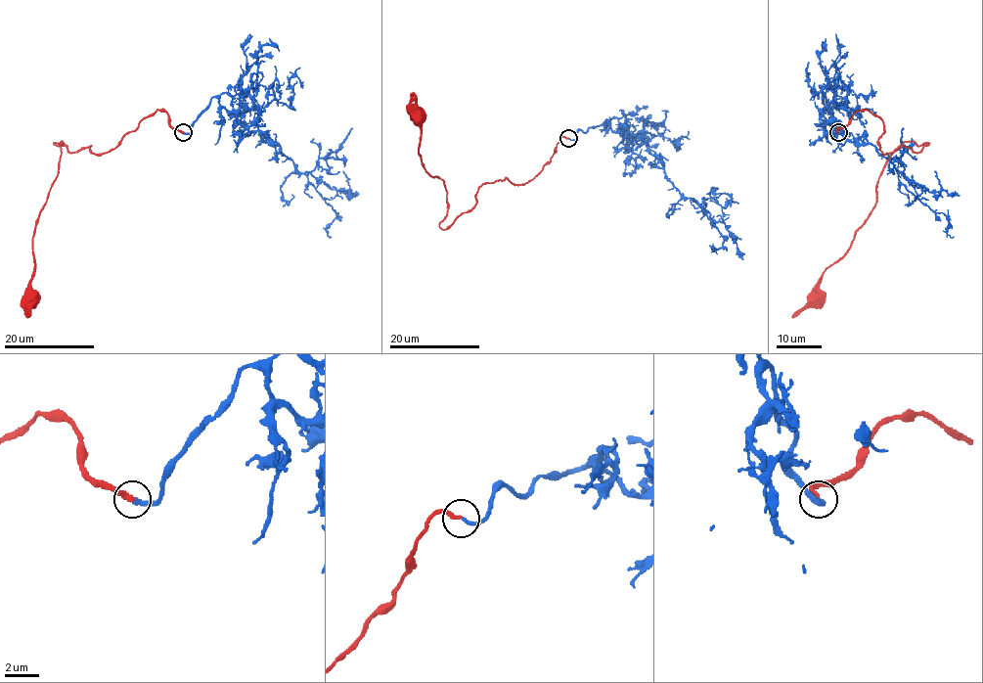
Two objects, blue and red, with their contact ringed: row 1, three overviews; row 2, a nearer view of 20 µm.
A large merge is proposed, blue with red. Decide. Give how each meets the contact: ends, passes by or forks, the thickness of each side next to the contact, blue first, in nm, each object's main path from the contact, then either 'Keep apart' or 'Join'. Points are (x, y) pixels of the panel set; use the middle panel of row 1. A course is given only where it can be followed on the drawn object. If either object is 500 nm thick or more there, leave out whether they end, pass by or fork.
At the ring blue ends. At the ring red ends. Thickness 240 nm (blue) against 240 nm. Course of blue: (568, 139), (603, 122), (635, 134), (723, 238), (721, 248), (712, 248), (716, 254). Course of red: (568, 139), (525, 184), (483, 184), (476, 204), (442, 229), (447, 192), (424, 169), (418, 117). Join

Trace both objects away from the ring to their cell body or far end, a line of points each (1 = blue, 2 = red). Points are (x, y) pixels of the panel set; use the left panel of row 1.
1: (182, 133), (217, 99), (240, 123), (256, 126), (264, 141), (278, 143), (337, 212), (326, 232), (331, 236)
2: (182, 132), (156, 110), (106, 153), (53, 143), (61, 141), (61, 155), (34, 233), (31, 296)

